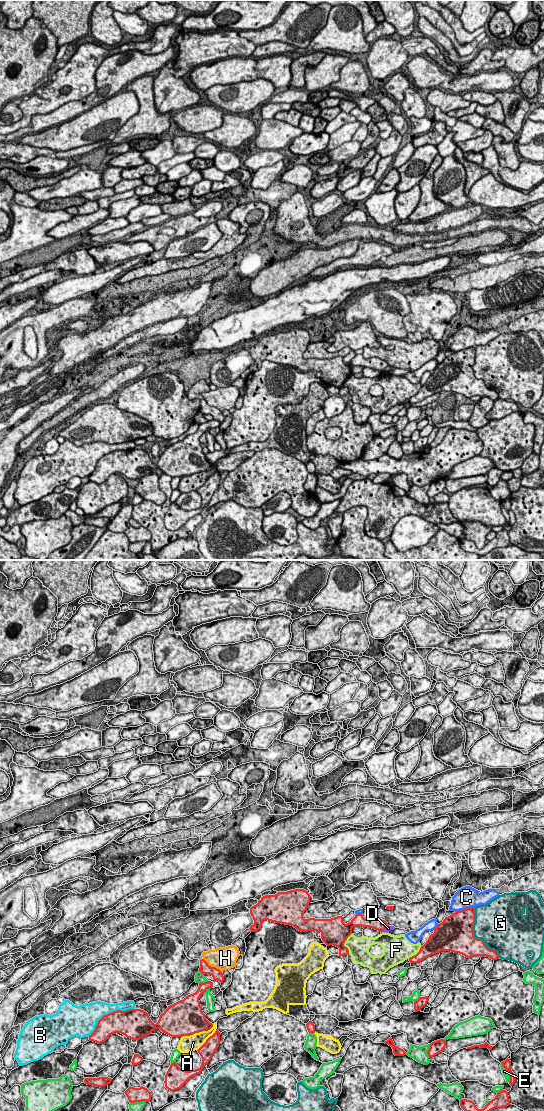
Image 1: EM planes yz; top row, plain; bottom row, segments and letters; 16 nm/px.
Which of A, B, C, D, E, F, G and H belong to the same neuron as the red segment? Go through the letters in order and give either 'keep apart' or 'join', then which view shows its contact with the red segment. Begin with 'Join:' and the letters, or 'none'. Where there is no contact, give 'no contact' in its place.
Join: none
A: keep apart; meets red in yz
B: keep apart; meets red in yz
C: keep apart; meets red in yz
D: keep apart; meets red in yz
E: keep apart; meets red in yz
F: keep apart; meets red in yz
G: keep apart; meets red in yz
H: keep apart; meets red in yz

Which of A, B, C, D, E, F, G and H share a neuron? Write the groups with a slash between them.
A / B / C E / D / F / G / H

